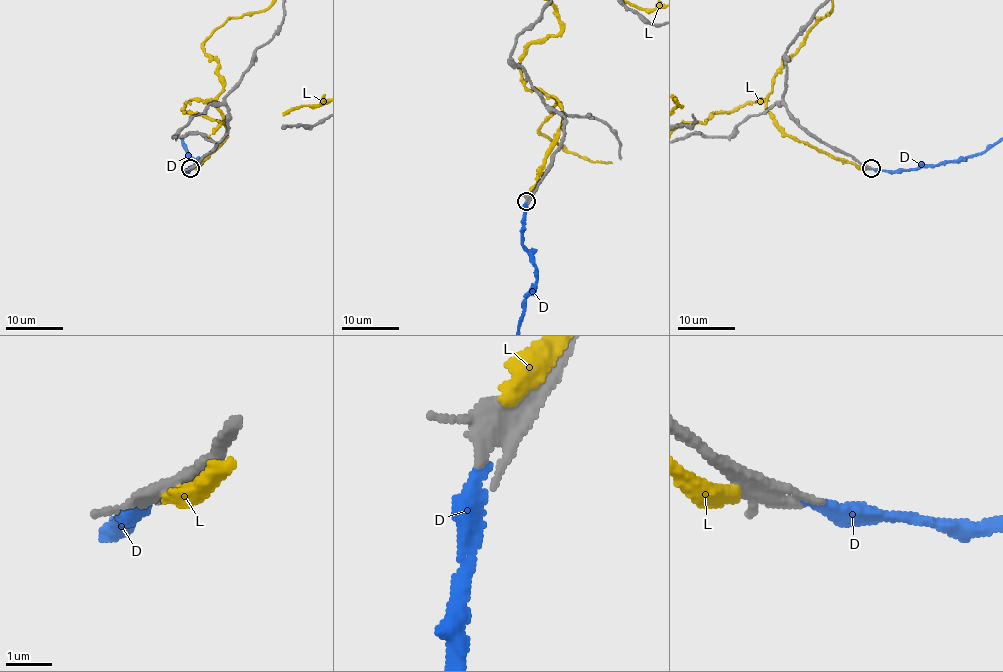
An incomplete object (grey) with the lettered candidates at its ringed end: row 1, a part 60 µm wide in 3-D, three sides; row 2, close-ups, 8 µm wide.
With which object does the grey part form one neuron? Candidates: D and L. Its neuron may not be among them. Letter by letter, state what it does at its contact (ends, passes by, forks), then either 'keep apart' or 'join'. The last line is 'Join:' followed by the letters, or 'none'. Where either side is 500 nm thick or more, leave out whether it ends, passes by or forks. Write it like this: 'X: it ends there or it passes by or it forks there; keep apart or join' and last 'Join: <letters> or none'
D: it ends there; join
L: it ends there; keep apart
Join: D

